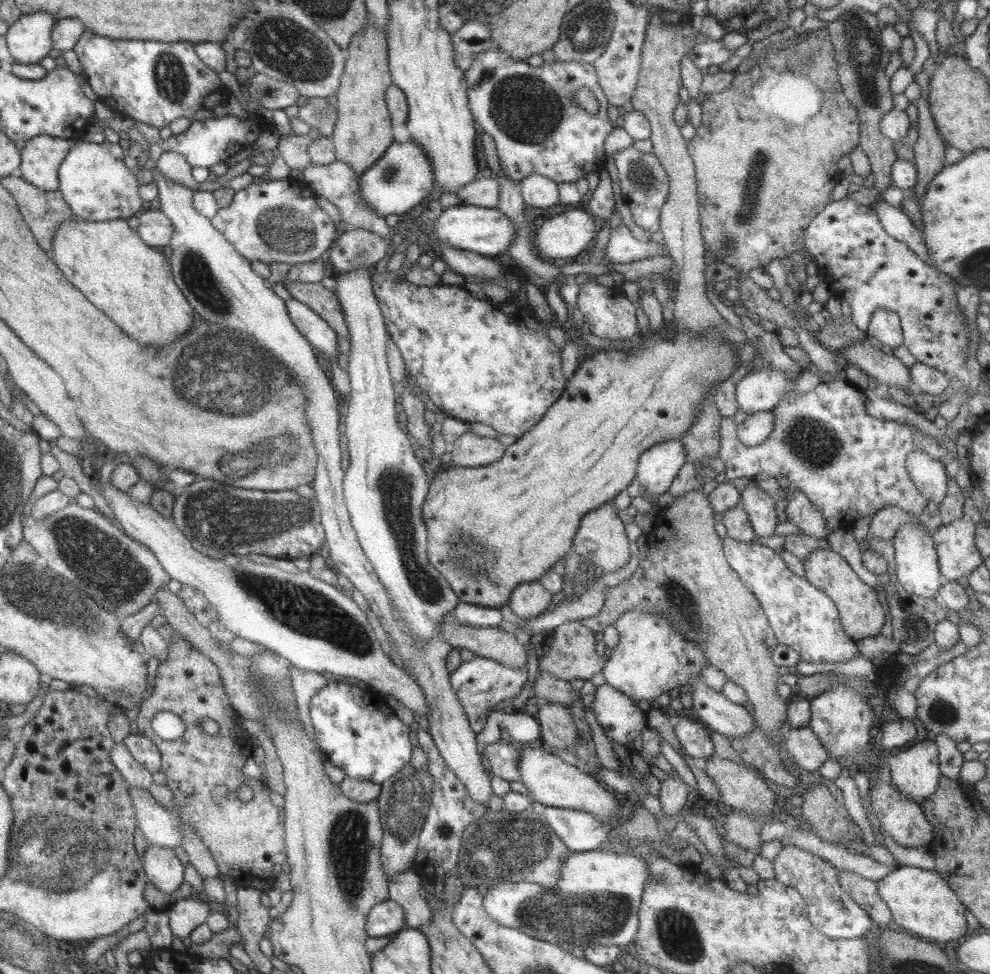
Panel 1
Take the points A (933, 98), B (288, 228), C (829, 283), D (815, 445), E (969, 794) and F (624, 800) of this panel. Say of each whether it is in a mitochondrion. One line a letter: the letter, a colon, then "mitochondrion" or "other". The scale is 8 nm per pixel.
A: other
B: mitochondrion
C: other
D: mitochondrion
E: other
F: other

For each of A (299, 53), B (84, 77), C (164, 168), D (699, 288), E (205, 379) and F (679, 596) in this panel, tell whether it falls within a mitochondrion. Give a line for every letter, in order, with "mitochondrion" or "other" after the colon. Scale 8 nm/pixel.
A: mitochondrion
B: other
C: other
D: other
E: mitochondrion
F: mitochondrion

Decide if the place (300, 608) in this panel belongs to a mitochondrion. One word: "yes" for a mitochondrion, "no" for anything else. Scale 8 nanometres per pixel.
yes

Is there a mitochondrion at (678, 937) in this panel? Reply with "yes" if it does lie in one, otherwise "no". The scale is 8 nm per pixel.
yes

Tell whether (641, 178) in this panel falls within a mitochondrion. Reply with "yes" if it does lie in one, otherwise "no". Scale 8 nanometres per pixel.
yes

